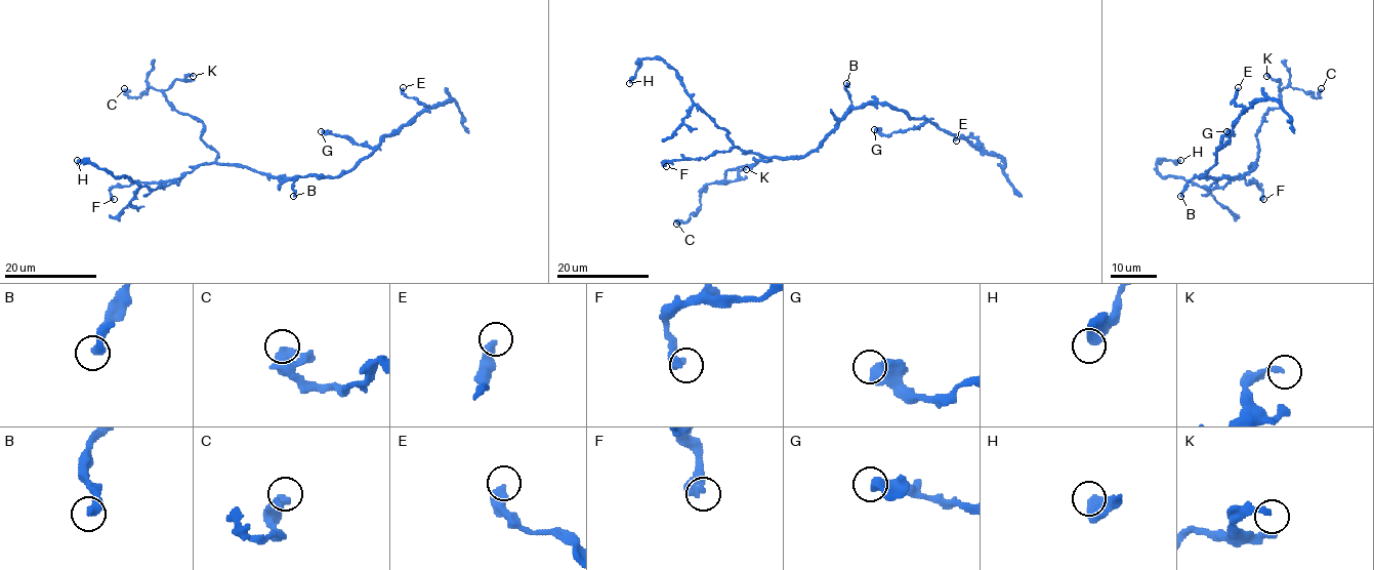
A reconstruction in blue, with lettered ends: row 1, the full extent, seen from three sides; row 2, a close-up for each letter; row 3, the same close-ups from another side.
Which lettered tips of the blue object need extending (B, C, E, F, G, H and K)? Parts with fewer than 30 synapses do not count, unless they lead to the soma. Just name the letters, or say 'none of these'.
none of these

